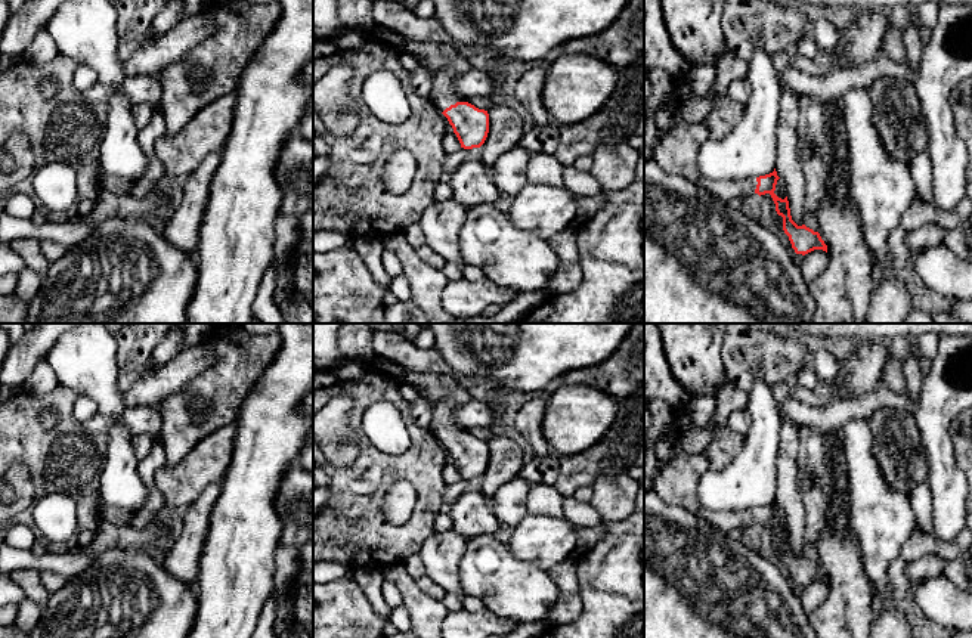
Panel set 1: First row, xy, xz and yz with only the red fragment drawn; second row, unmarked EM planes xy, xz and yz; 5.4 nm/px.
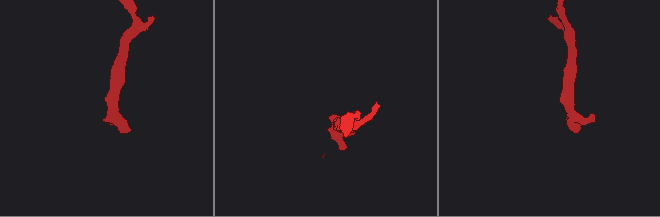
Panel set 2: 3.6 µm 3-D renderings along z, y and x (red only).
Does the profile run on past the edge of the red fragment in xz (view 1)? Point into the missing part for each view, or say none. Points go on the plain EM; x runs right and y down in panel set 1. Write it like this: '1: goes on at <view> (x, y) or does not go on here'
1: goes on at xz (442, 424)

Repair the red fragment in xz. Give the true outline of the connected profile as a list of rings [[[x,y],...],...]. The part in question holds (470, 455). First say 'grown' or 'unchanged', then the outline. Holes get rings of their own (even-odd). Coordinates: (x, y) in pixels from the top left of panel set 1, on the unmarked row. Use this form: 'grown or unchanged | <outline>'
grown | [[[442,375],[440,381],[446,387],[448,396],[443,402],[428,400],[433,408],[430,430],[448,449],[461,478],[480,478],[489,464],[489,445],[468,433],[459,433],[452,418],[454,408],[471,396],[449,375]]]

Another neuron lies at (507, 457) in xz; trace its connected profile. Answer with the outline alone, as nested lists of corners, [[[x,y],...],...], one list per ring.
[[[493,436],[487,440],[489,464],[485,474],[480,477],[479,490],[492,498],[492,495],[507,481],[514,480],[526,458],[527,450],[520,440],[513,440],[505,436]]]

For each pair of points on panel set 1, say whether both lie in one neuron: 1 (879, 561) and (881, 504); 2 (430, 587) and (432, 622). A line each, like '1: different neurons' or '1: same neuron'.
1: same neuron
2: different neurons

